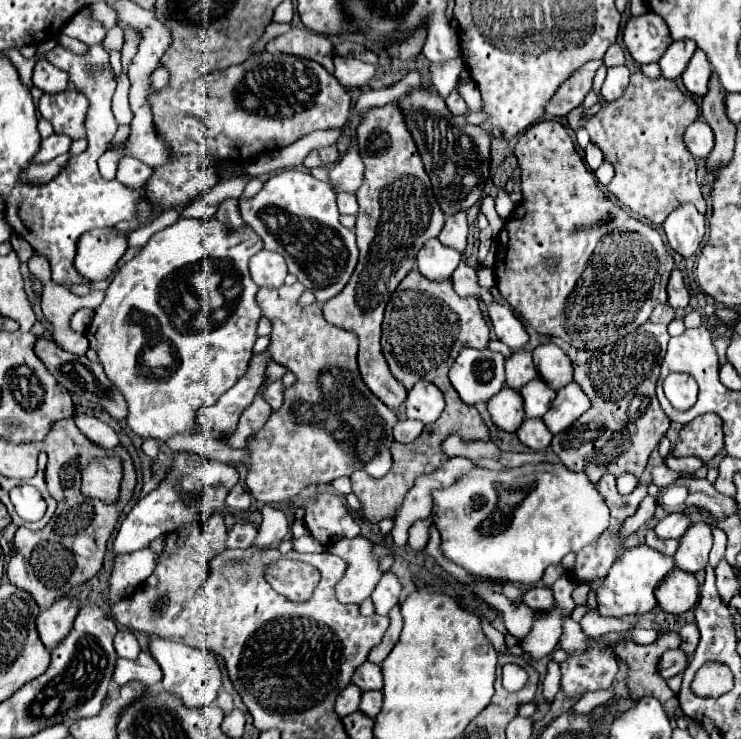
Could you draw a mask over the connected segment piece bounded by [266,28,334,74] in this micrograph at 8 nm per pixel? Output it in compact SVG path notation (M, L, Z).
M292 28L290 32L270 40L266 44L266 52L270 54L294 54L322 64L330 74L334 74L334 46L326 36L306 32L306 28Z

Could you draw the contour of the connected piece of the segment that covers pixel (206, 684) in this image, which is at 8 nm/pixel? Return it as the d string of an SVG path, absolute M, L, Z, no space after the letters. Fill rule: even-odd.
M154 638L150 642L150 652L154 660L162 668L162 688L170 694L176 694L188 708L204 708L210 702L216 700L218 688L220 688L220 668L216 664L216 658L200 648L190 648L180 642L170 642L162 638Z

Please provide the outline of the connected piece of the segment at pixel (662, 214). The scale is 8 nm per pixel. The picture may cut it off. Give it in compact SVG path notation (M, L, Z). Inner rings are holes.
M634 72L620 100L608 102L598 114L582 118L584 110L596 102L596 94L588 92L584 106L568 114L568 126L572 130L584 126L590 132L590 140L612 162L616 174L608 190L628 206L632 214L648 218L654 224L662 224L680 202L692 202L706 214L706 200L696 182L696 160L684 142L686 128L698 118L694 98L682 94L674 80L650 80L642 72Z

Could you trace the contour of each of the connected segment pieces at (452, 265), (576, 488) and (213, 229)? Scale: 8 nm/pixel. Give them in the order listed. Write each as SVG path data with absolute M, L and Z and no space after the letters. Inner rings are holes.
M430 238L424 242L422 250L418 252L418 270L422 276L434 282L444 282L450 280L454 270L460 264L460 252L440 246L436 238Z
M562 462L524 464L520 468L504 468L500 472L470 470L450 488L434 490L432 500L434 508L430 518L440 530L440 550L444 558L476 576L526 586L538 584L544 570L550 564L560 564L566 554L580 552L584 546L594 544L610 522L610 512L598 486L592 484L584 472L572 472Z
M178 218L172 226L156 232L148 244L114 274L104 302L94 310L86 338L90 340L92 336L90 348L96 350L108 378L112 378L124 398L128 398L130 410L126 422L140 438L166 442L176 434L210 436L198 424L196 412L202 406L212 406L228 392L246 374L252 358L256 324L262 314L254 300L258 286L250 278L248 260L258 250L262 250L262 242L248 226L240 232L232 232L216 218ZM164 342L170 346L172 362L156 368L146 366L142 360L146 348L152 350Z

